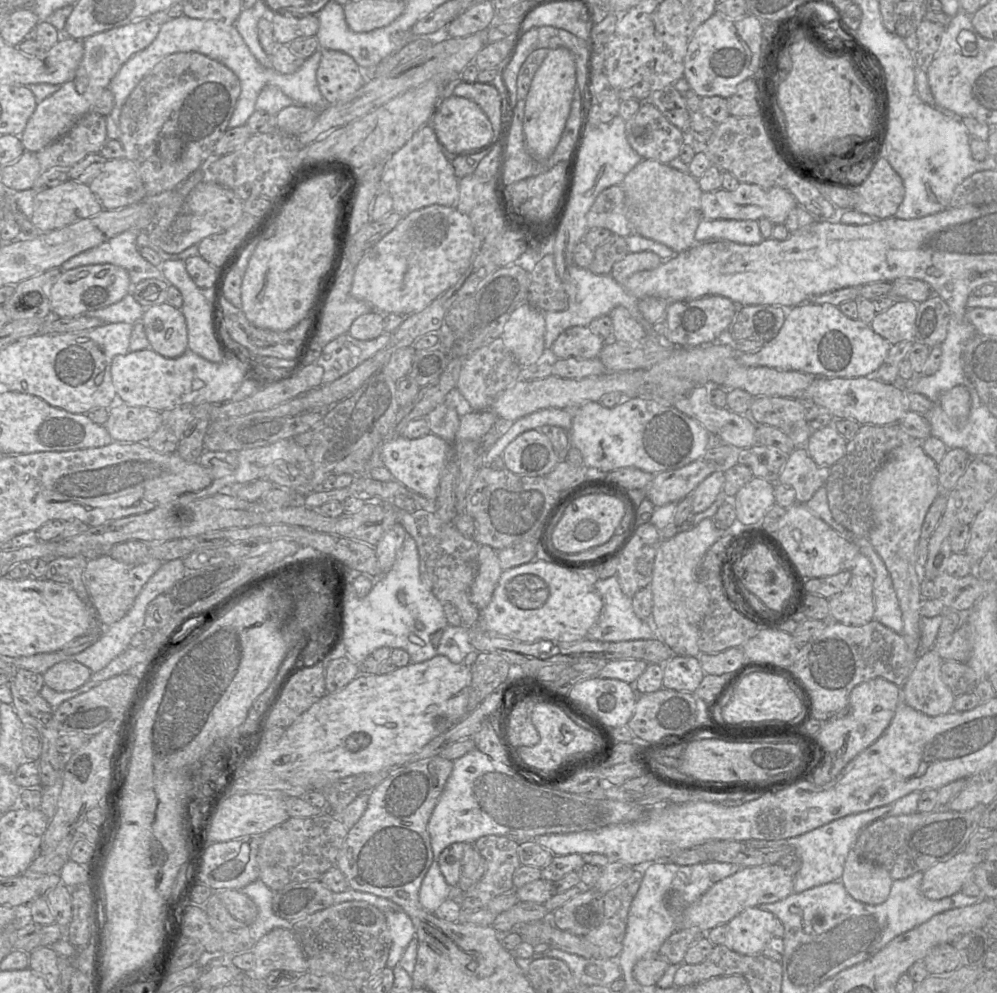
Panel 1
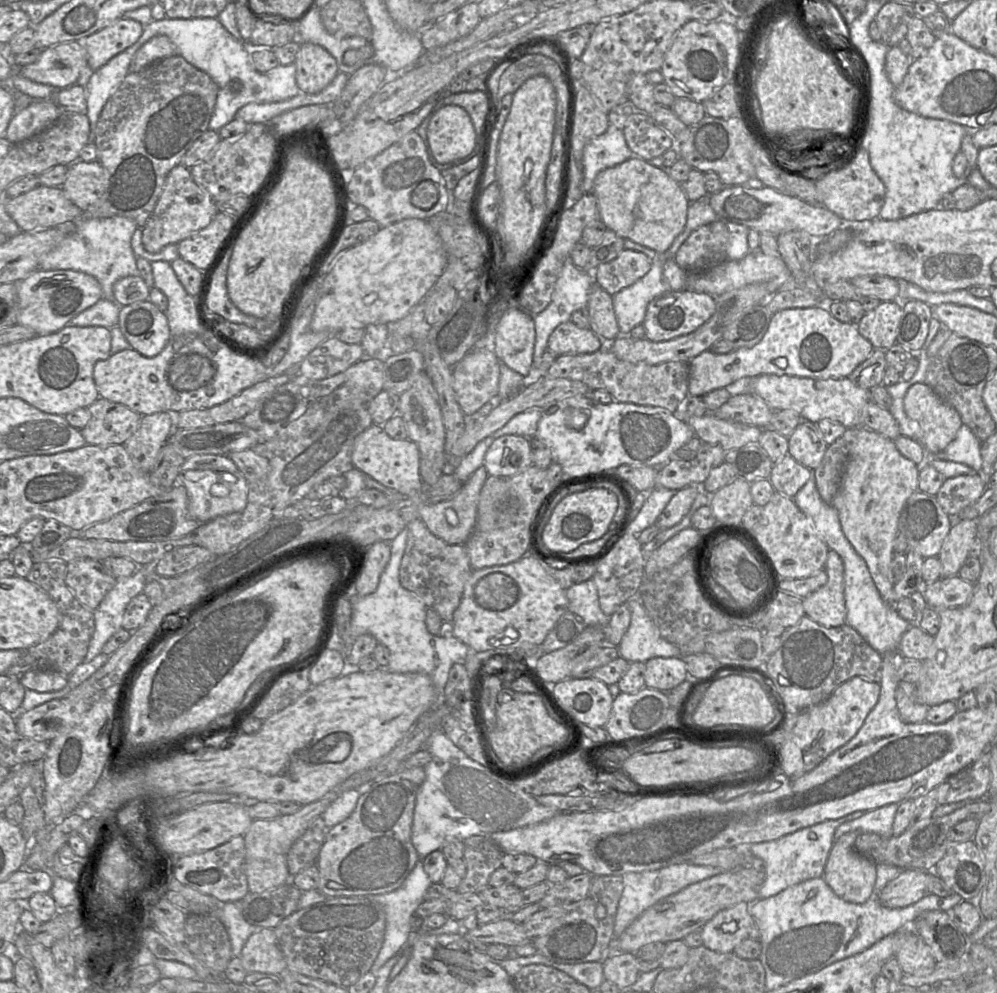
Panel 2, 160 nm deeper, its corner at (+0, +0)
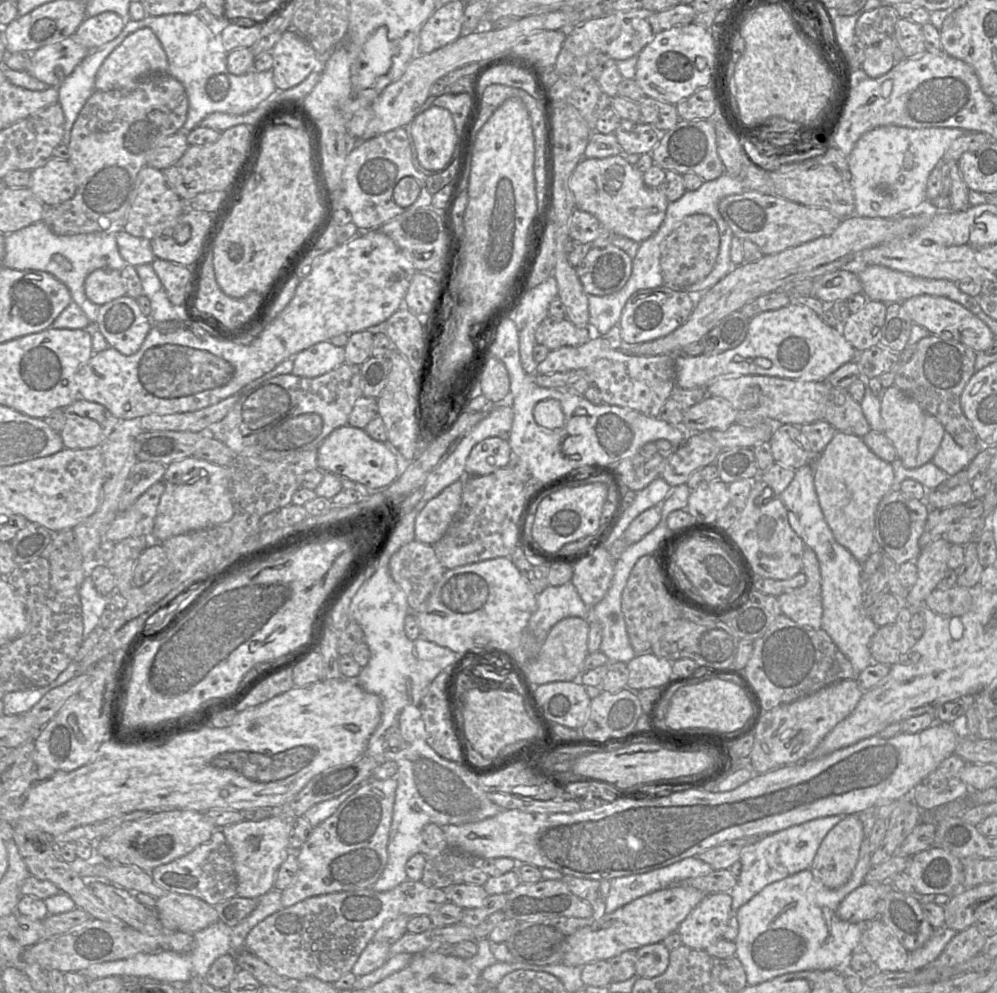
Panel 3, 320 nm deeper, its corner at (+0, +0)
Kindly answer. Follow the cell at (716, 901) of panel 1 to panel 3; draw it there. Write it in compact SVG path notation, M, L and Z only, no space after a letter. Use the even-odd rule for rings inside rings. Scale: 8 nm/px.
M676 885L639 897L612 913L604 914L593 924L579 928L570 935L561 963L583 967L591 962L609 960L624 951L636 951L642 946L660 943L677 931L680 923L706 895L696 888Z

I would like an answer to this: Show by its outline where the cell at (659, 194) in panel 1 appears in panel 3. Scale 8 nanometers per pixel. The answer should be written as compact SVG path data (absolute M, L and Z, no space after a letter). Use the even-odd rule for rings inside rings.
M620 155L583 158L569 179L569 188L577 209L593 215L616 236L624 236L639 244L659 229L669 204L661 191L645 185L643 172Z

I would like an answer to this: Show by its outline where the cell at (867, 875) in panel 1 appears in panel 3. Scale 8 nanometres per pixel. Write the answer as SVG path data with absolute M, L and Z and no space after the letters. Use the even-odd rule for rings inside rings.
M845 816L823 839L809 870L829 889L843 886L857 865L863 839L858 816Z

